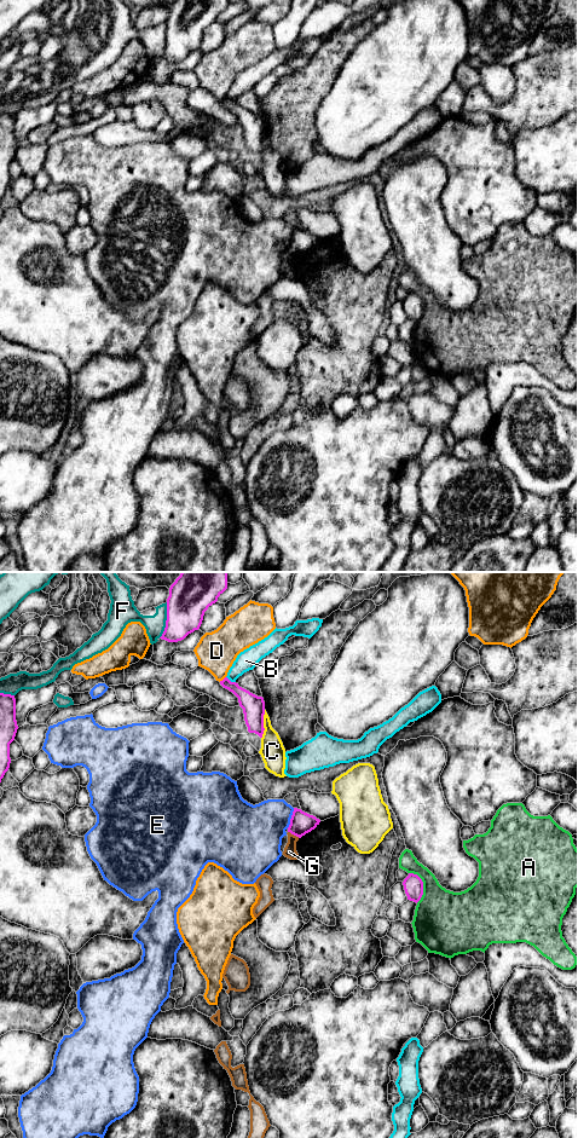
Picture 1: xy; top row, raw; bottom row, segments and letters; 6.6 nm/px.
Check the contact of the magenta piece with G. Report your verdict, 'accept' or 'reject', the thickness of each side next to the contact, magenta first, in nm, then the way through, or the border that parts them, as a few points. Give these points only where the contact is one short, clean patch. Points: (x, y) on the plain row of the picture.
reject; 150 nm thick on the magenta side, 80 nm on the other; border along xy (288, 250), (299, 256)

